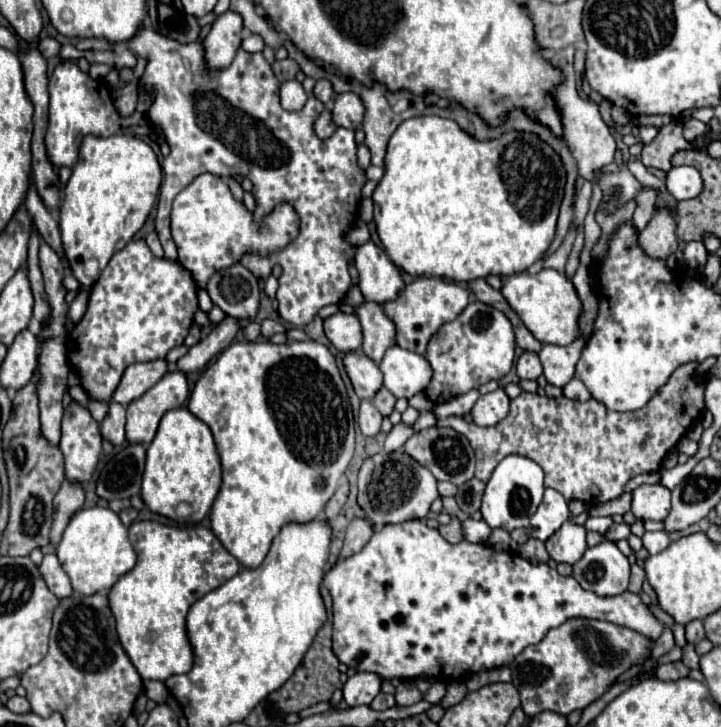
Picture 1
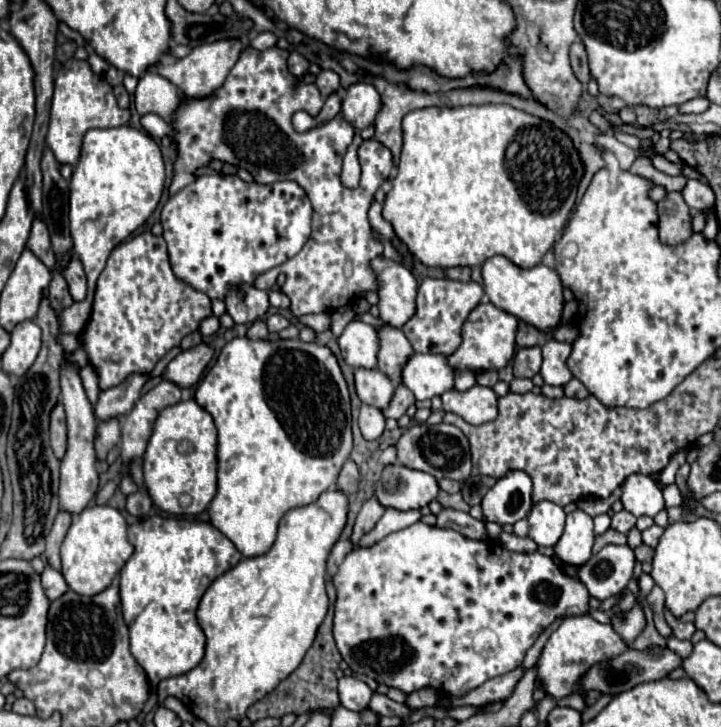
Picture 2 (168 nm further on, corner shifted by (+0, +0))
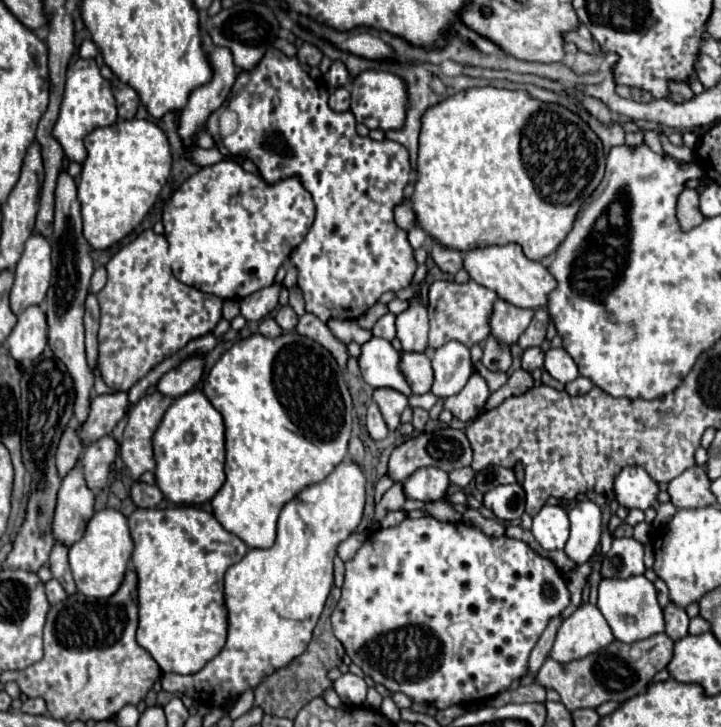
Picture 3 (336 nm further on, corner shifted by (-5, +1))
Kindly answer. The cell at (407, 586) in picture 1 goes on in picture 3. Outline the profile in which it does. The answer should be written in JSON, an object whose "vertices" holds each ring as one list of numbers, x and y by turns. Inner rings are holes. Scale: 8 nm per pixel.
{"vertices":[[434,517,430,519,404,519,398,527,390,529,378,529,370,533,366,543,356,551,352,559,346,561,346,577,342,585,342,597,332,613,332,629,338,641,344,645,346,655,356,663,368,677,372,677,376,683,388,687,390,691,402,691,408,697,412,697,416,703,432,703,438,709,446,709,450,705,468,705,478,699,494,697,496,693,510,687,514,681,518,681,526,673,526,661,540,639,542,631,550,623,550,619,558,617,566,607,570,605,570,591,566,587,566,581,558,567,532,551,524,541,510,539,510,537,488,537,480,529,474,529,470,525,462,523,442,523]]}

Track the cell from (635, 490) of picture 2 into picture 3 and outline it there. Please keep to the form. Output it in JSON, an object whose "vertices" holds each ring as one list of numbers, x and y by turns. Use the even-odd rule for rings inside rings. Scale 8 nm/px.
{"vertices":[[626,467,614,479,614,493,626,509,646,511,658,505,658,483,642,467]]}

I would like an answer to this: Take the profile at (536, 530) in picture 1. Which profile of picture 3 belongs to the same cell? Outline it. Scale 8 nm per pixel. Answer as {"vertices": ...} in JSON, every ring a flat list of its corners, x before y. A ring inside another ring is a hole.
{"vertices":[[544,505,534,517,532,535,548,551,564,549,568,541,568,513,558,505]]}

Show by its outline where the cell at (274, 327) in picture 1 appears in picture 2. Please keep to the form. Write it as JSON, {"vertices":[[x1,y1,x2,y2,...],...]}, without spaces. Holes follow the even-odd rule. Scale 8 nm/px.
{"vertices":[[273,314,273,316,269,316,267,318,267,328,269,328,269,332,271,334,275,334,275,332,281,332,283,328,287,328,289,326,289,320,287,318,283,318,281,314]]}

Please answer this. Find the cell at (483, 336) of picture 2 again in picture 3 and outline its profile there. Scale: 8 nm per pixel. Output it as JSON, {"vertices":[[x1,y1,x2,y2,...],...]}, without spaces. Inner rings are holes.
{"vertices":[[498,299,494,303,492,315,490,315,490,337,494,337,496,341,500,341,502,345,510,347,518,341,518,337,526,331,526,327,530,325,534,311,532,309,520,309,510,305,508,301]]}

